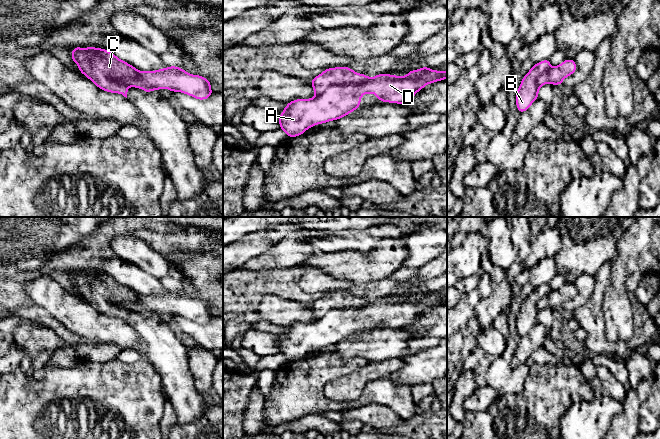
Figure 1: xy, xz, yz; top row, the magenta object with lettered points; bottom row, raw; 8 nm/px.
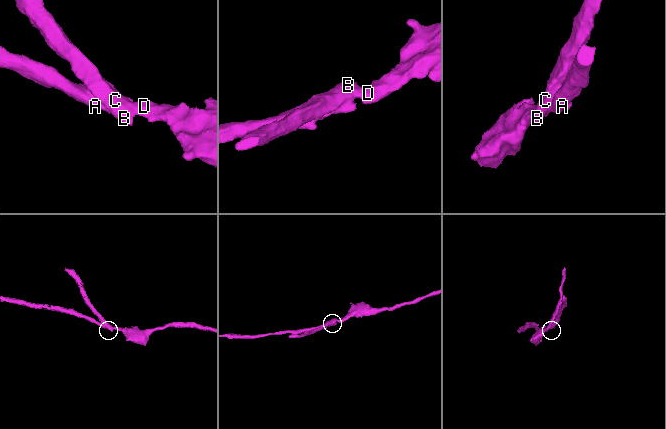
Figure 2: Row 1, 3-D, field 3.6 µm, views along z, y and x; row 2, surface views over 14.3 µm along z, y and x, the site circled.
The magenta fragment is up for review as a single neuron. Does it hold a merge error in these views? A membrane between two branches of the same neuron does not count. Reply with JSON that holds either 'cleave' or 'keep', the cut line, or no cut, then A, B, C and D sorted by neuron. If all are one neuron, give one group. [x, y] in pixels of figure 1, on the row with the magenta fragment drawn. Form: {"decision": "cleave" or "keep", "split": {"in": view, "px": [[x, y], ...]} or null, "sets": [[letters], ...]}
{"decision": "cleave", "split": {"in": "xz", "px": [[369, 78], [355, 84], [331, 85], [316, 95]]}, "sets": [["A", "D"], ["B", "C"]]}

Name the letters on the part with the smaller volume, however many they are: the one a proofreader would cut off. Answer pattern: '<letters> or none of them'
B, C

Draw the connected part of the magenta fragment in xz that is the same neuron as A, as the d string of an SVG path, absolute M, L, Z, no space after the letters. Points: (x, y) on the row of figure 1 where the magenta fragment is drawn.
M422 67L406 76L378 74L366 82L331 86L320 95L287 103L278 117L287 137L298 137L314 125L338 120L359 108L363 94L373 93L379 101L405 104L426 85L447 79L447 71Z

